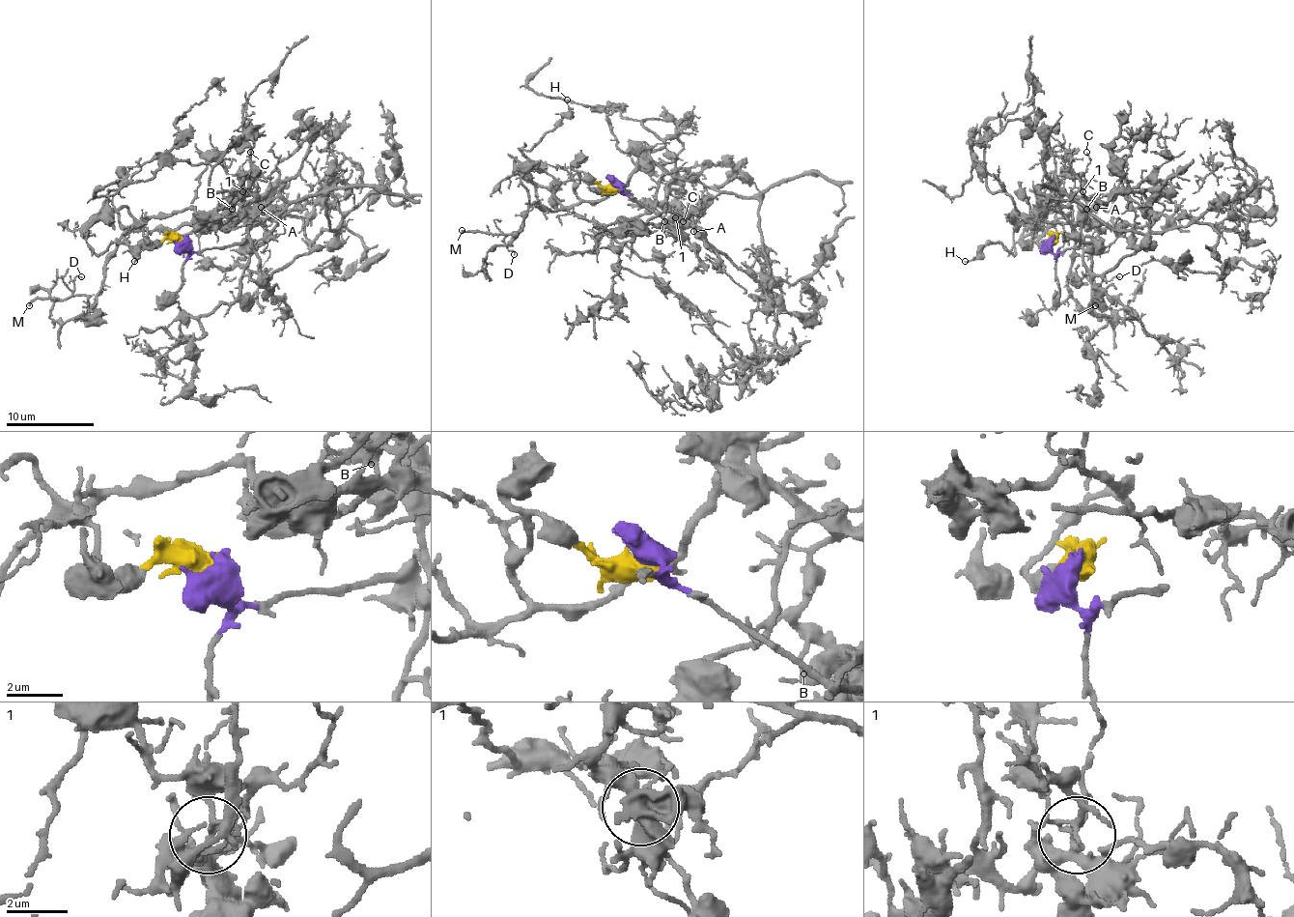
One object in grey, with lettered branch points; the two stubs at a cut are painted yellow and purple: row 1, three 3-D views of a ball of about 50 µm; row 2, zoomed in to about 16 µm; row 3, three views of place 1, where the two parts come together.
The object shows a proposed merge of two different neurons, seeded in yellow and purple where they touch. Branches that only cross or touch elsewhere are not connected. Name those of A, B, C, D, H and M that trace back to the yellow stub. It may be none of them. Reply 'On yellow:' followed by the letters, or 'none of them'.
On yellow: D, H, M

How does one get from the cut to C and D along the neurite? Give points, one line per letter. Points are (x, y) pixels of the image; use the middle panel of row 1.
C: (616, 186), (675, 226), (680, 215), (673, 219), (682, 222)
D: (616, 189), (583, 171), (578, 200), (552, 211), (534, 202), (504, 238), (515, 255)

